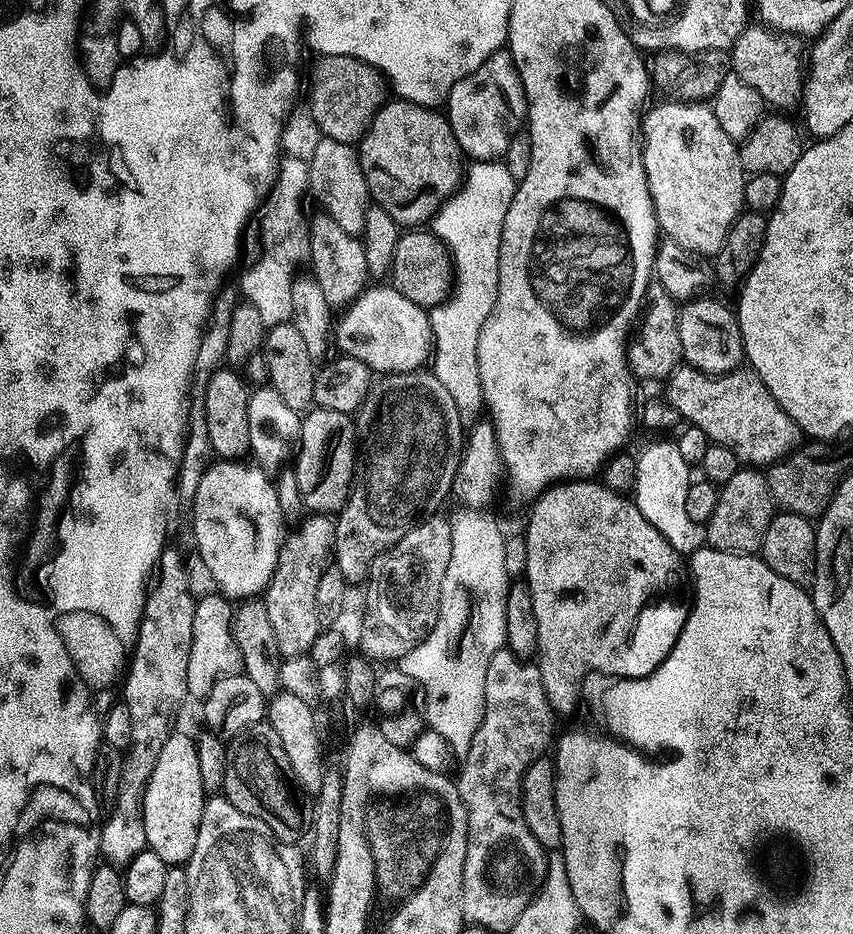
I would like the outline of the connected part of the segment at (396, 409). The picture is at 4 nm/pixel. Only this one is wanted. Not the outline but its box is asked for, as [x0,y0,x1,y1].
[334,370,466,582]

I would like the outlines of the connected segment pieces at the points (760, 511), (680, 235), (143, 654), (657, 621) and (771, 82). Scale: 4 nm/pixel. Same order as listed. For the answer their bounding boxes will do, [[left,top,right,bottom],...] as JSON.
[[706,466,774,556],[642,98,746,258],[122,546,196,724],[596,552,689,680],[731,22,806,110]]

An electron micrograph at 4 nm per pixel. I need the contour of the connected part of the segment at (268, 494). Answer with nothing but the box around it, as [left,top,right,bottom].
[190,458,286,598]

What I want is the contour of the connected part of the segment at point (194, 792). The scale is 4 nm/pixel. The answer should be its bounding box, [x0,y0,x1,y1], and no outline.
[144,732,206,866]

